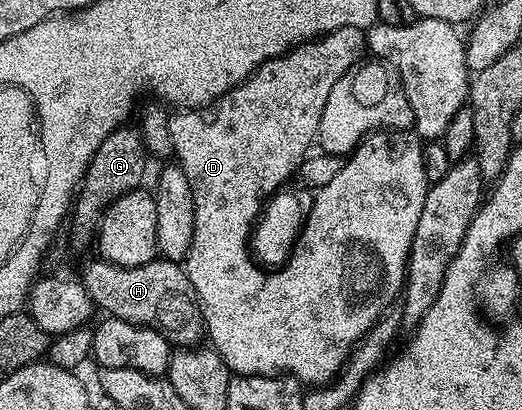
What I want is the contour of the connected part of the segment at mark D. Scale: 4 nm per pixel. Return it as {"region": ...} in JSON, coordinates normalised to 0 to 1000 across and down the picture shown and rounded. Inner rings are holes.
{"region":[[[693,68],[642,71],[594,102],[575,105],[548,134],[529,134],[523,144],[511,146],[494,173],[485,176],[456,212],[443,215],[414,251],[383,266],[347,266],[326,278],[324,312],[331,346],[331,378],[351,412],[351,422],[358,422],[358,441],[366,451],[366,480],[374,490],[374,568],[366,578],[366,607],[351,637],[351,649],[374,705],[377,734],[385,744],[398,834],[408,854],[427,871],[441,907],[456,915],[559,915],[563,924],[575,924],[584,939],[628,939],[655,912],[669,868],[676,863],[676,849],[699,824],[711,793],[718,793],[722,778],[759,741],[753,739],[759,729],[762,737],[770,727],[776,676],[784,656],[787,598],[795,588],[795,559],[810,520],[814,473],[826,454],[810,422],[808,341],[801,339],[789,317],[724,317],[692,341],[680,361],[676,398],[669,398],[669,407],[661,407],[661,417],[653,417],[653,427],[646,427],[646,437],[638,437],[638,446],[623,456],[623,476],[607,485],[607,515],[600,515],[600,534],[592,534],[592,563],[584,563],[584,583],[577,583],[577,602],[569,602],[569,632],[561,632],[561,651],[554,651],[546,671],[523,671],[523,680],[508,680],[508,671],[492,671],[492,661],[477,651],[477,632],[469,632],[469,602],[462,602],[462,593],[469,593],[469,554],[477,554],[477,534],[485,534],[485,515],[492,515],[492,485],[500,485],[500,476],[508,476],[515,456],[531,456],[531,446],[538,446],[542,420],[554,417],[554,407],[569,398],[569,378],[577,378],[577,368],[584,368],[584,356],[596,354],[609,337],[613,288],[619,283],[634,212],[674,163],[693,151],[701,124],[703,85]]]}

